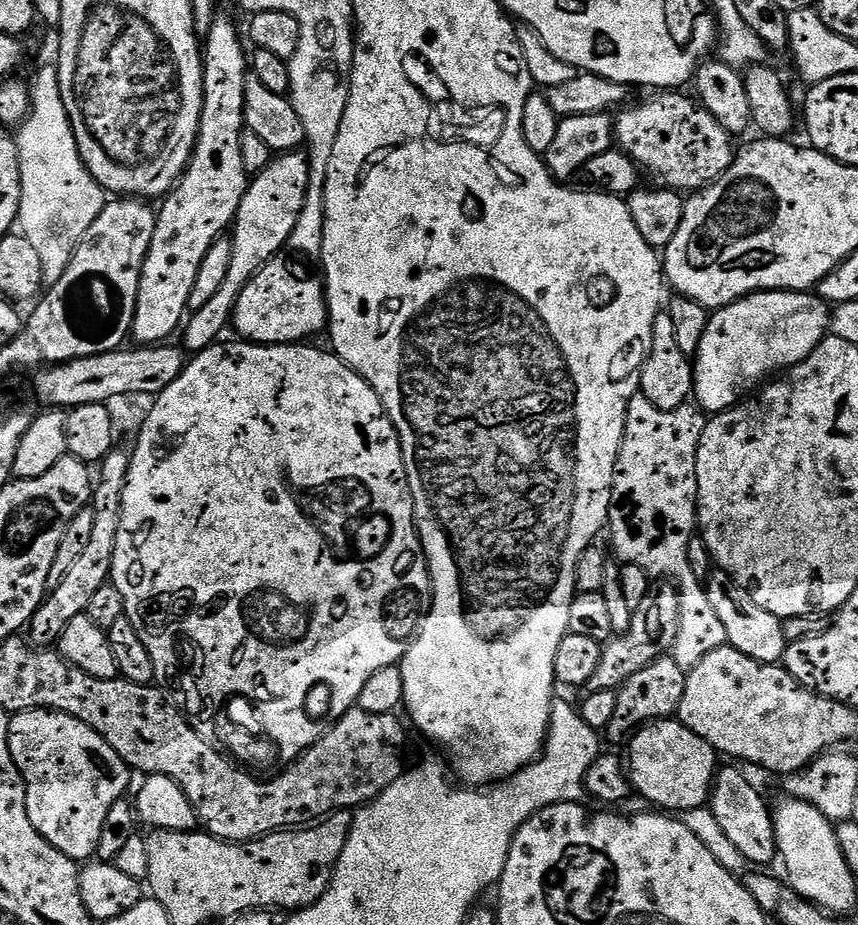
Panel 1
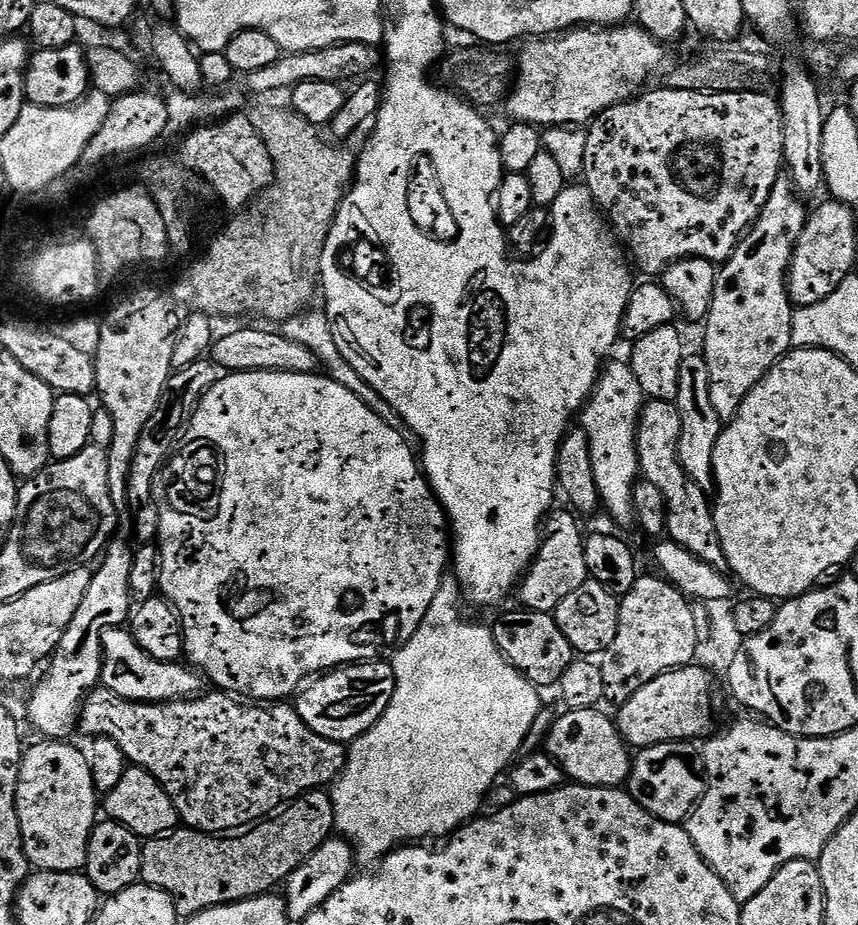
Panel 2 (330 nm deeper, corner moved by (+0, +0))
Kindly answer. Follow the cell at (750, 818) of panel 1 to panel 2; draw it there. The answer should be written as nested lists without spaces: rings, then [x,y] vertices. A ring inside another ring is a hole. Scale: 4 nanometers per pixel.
[[[673,742],[639,749],[632,762],[626,791],[650,814],[671,824],[687,821],[698,801],[704,796],[704,757],[692,742]]]

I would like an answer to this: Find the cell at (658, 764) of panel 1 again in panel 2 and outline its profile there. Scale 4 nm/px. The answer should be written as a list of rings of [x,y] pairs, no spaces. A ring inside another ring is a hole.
[[[599,707],[561,711],[548,732],[546,751],[549,756],[554,758],[554,762],[558,762],[558,766],[562,766],[564,775],[569,781],[585,784],[591,788],[620,788],[628,783],[634,756],[627,742],[623,740],[620,732],[616,729],[615,719],[600,711]]]

